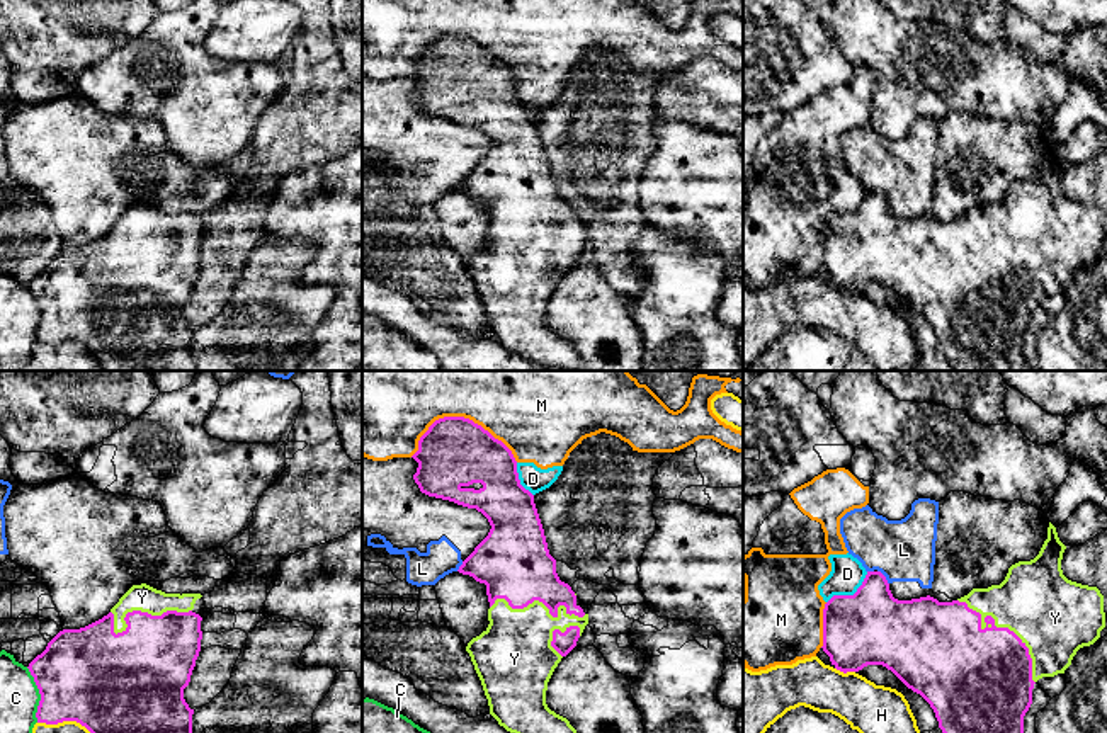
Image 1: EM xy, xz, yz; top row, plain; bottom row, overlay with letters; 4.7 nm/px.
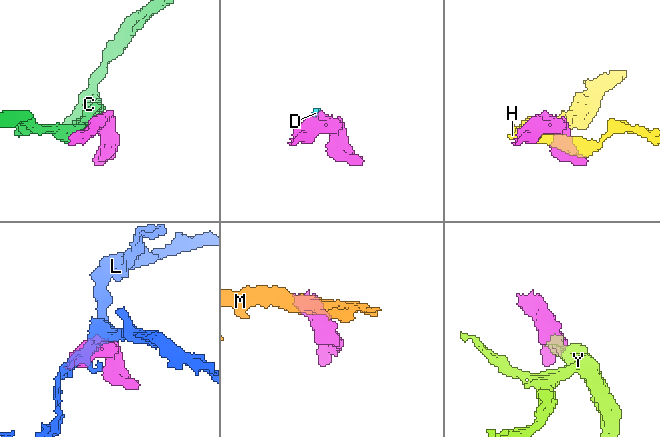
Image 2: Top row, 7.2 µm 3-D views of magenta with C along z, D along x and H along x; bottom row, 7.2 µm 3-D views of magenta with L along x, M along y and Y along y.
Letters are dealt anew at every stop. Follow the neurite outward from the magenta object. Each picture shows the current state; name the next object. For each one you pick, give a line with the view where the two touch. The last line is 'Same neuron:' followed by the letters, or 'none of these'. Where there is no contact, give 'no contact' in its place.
Y: contact in yz
Same neuron: Y

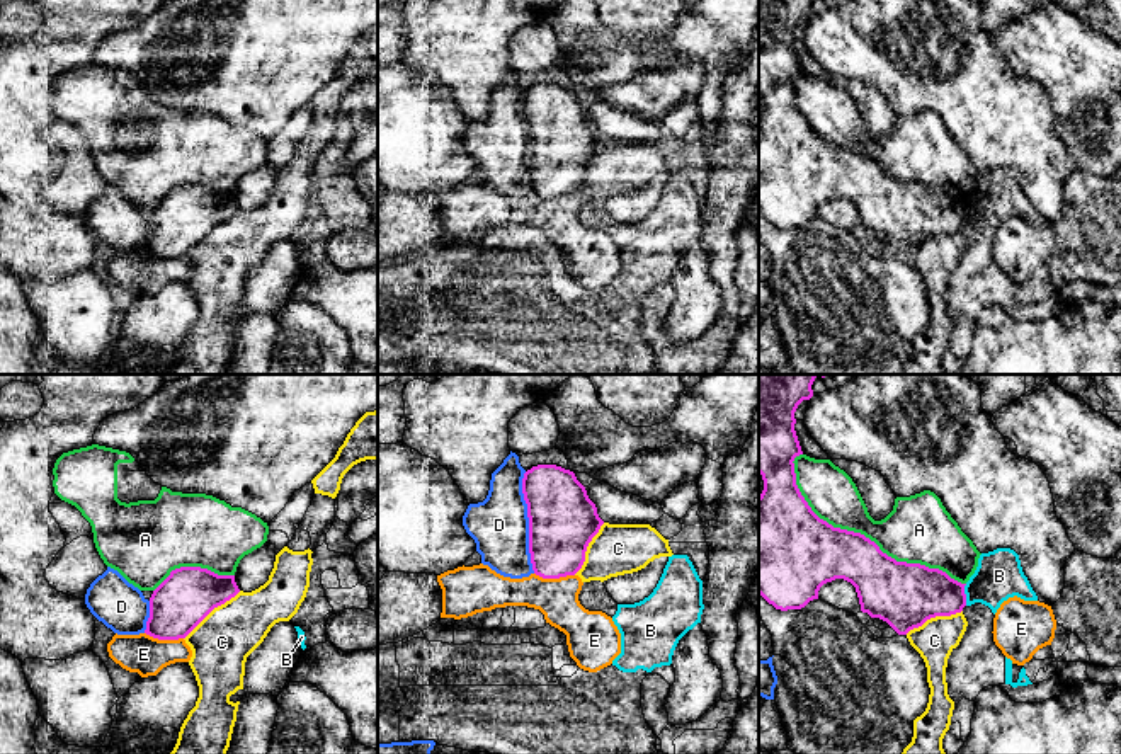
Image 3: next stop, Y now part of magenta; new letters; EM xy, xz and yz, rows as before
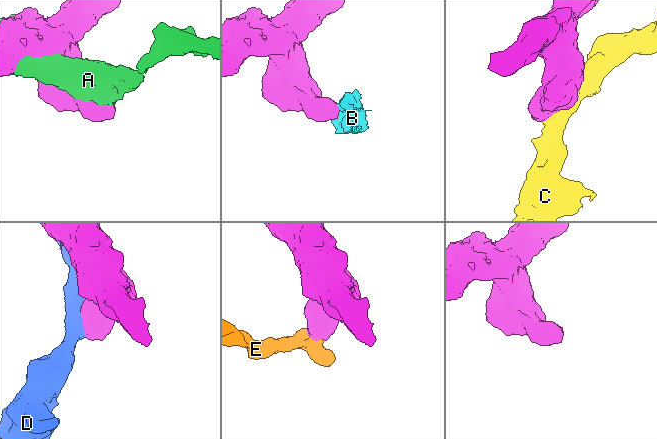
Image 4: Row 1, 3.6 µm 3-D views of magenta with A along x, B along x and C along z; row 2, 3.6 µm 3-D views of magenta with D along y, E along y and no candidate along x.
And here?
Same neuron: none of these

